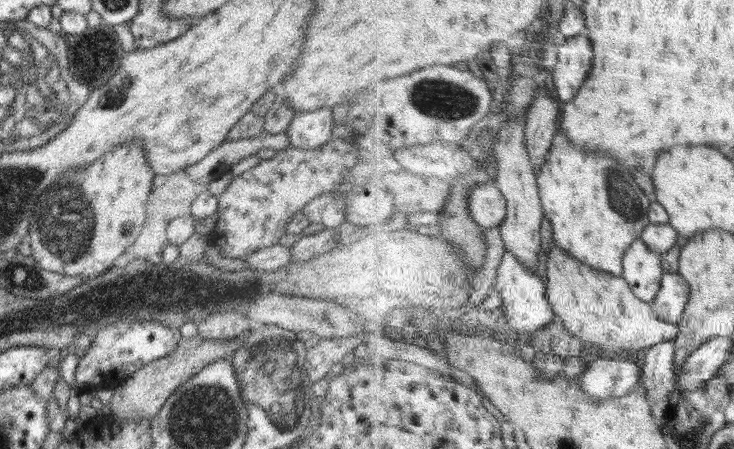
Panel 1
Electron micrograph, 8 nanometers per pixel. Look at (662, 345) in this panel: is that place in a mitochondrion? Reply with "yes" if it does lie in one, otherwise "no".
no

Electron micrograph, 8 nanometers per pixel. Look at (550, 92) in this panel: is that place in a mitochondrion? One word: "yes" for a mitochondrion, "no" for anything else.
no

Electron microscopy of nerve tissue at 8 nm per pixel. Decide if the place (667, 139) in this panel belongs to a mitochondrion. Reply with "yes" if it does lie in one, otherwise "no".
no

